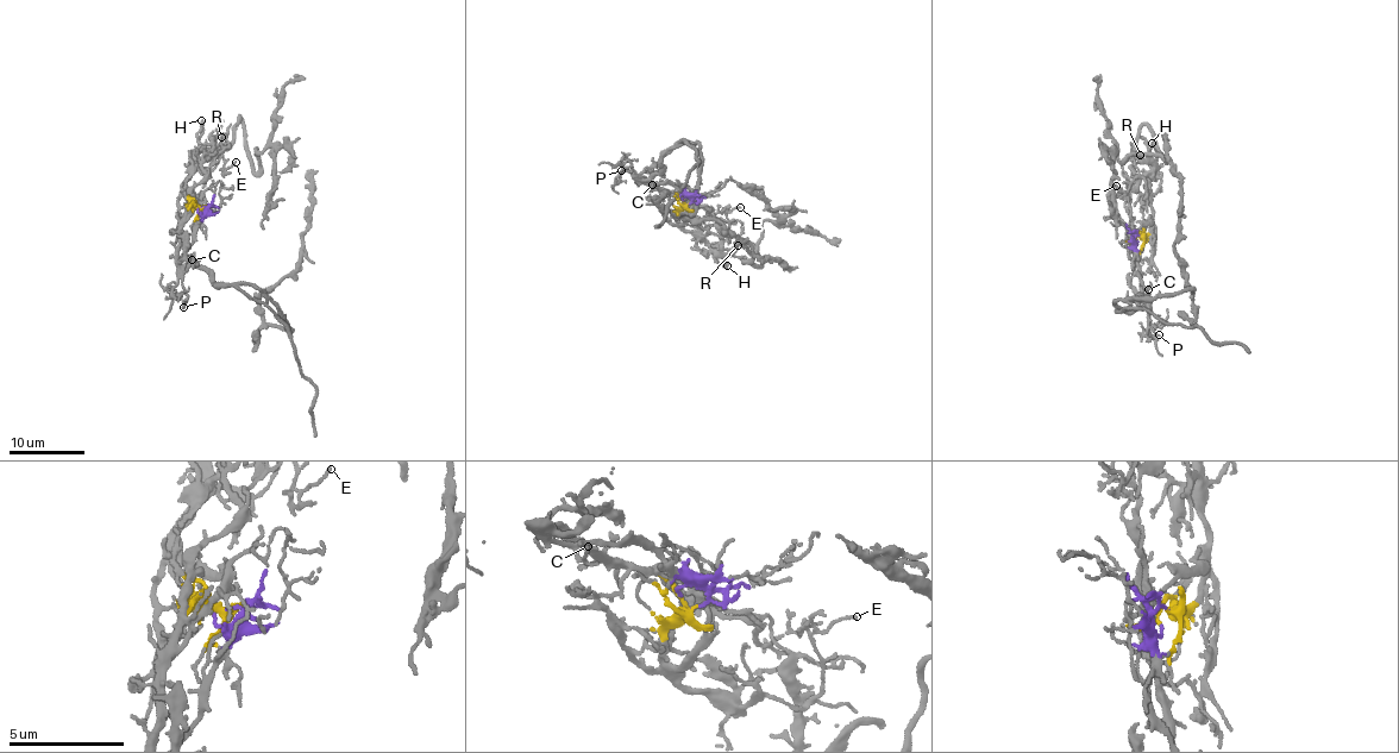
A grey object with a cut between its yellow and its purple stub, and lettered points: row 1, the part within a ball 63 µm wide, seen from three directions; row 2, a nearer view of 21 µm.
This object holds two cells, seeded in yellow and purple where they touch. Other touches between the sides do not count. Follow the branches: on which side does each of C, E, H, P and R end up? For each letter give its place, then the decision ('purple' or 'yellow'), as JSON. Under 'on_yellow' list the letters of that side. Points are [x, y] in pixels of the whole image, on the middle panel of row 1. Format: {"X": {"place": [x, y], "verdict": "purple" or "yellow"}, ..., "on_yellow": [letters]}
{"C": {"place": [652, 184], "verdict": "purple"}, "E": {"place": [740, 207], "verdict": "yellow"}, "H": {"place": [727, 265], "verdict": "yellow"}, "P": {"place": [621, 170], "verdict": "purple"}, "R": {"place": [738, 245], "verdict": "yellow"}, "on_yellow": ["E", "H", "R"]}

